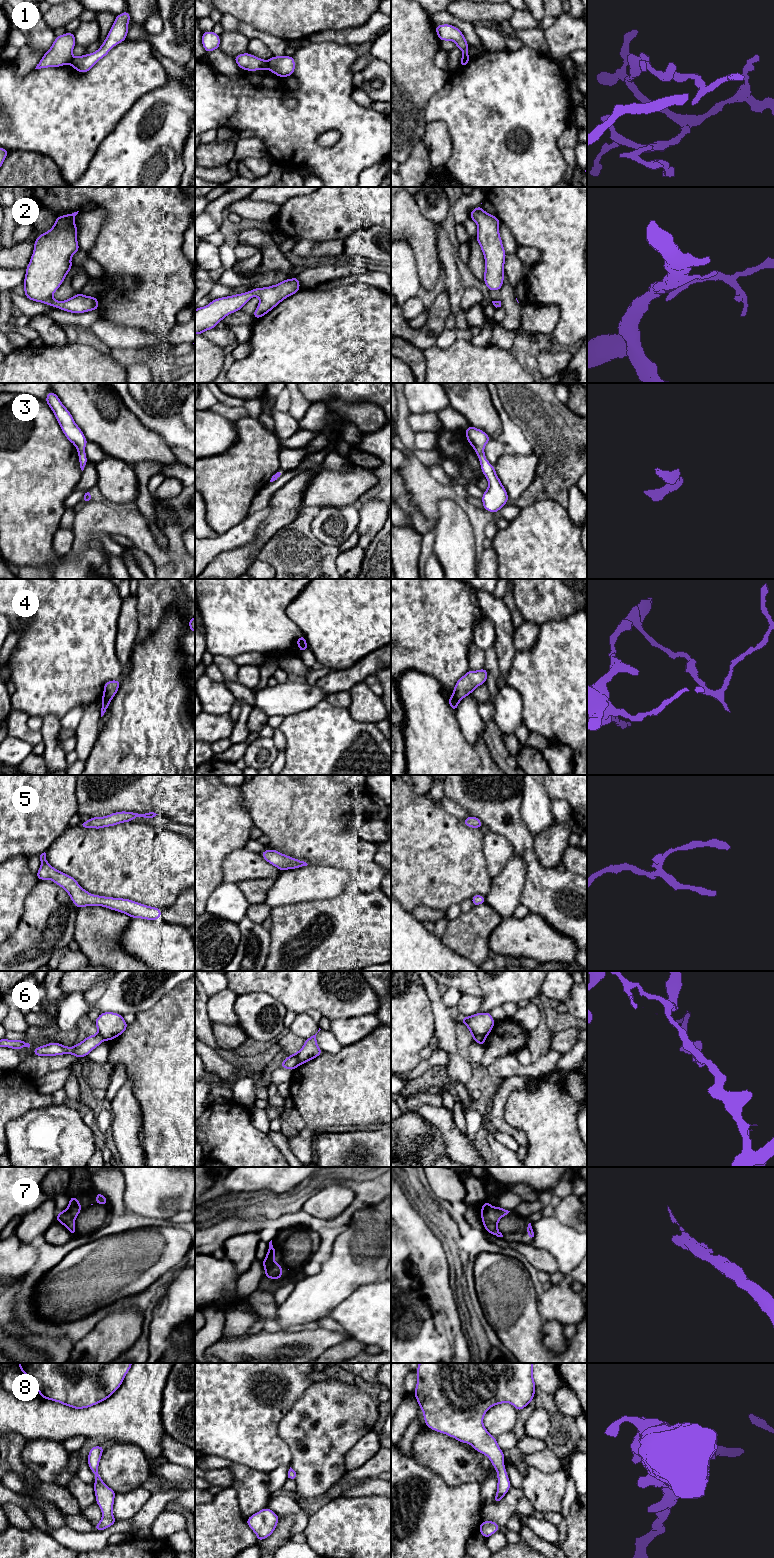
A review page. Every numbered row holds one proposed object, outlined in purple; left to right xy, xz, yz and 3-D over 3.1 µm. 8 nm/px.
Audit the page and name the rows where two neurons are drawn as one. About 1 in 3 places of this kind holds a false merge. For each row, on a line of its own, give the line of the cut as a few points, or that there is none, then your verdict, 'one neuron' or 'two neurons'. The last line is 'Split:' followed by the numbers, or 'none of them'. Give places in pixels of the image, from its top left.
1: xz (267, 61), (268, 68) | two neurons
2: no cut | one neuron
3: no cut | one neuron
4: xy (102, 697), (109, 701) | two neurons
5: no cut | one neuron
6: xz (294, 1053), (297, 1059), (297, 1066) | two neurons
7: no cut | one neuron
8: no cut | one neuron
Split: 1, 4, 6

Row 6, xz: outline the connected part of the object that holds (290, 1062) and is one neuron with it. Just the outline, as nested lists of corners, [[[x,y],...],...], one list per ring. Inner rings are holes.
[[[293,1053],[291,1056],[284,1058],[280,1068],[295,1071],[295,1069],[297,1068],[297,1065],[298,1065],[297,1056],[295,1055],[295,1053]]]

